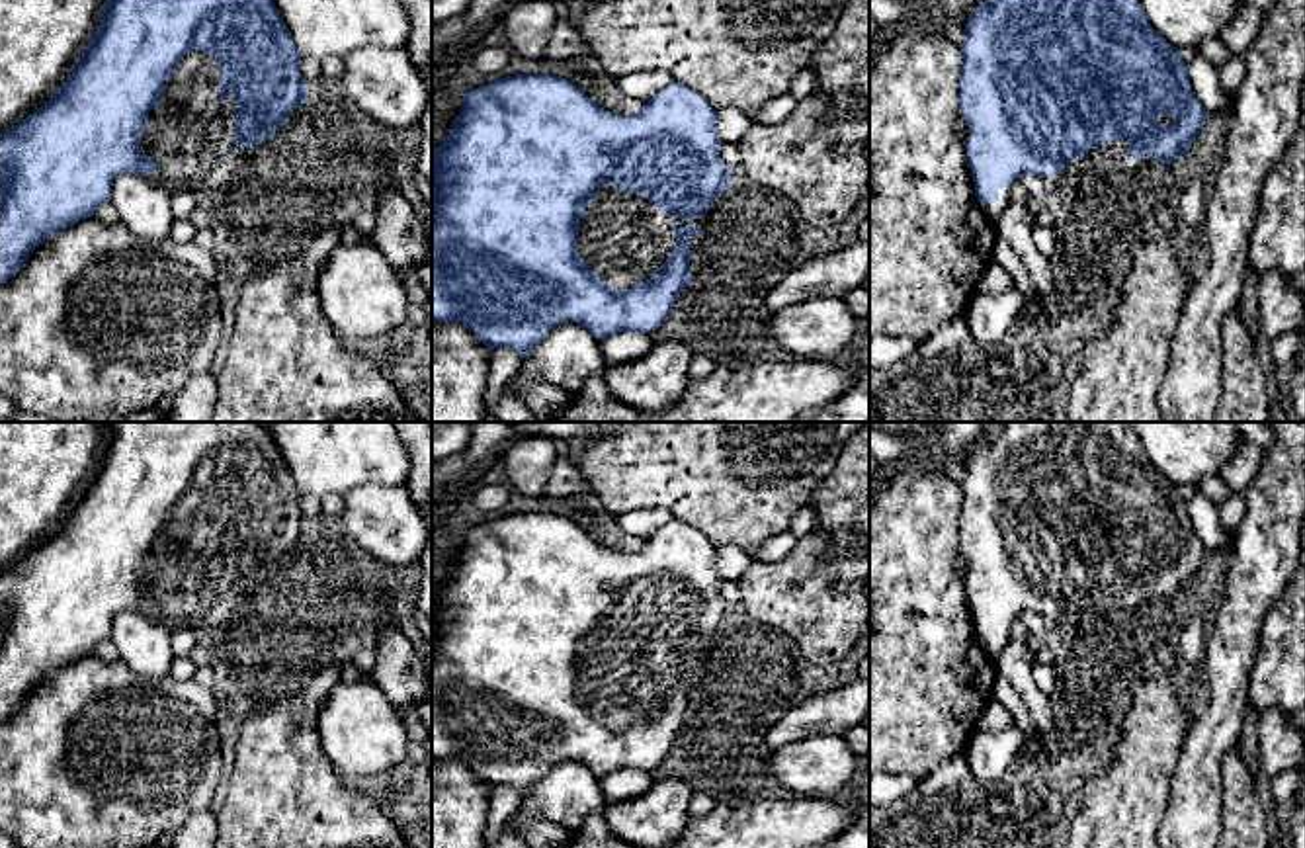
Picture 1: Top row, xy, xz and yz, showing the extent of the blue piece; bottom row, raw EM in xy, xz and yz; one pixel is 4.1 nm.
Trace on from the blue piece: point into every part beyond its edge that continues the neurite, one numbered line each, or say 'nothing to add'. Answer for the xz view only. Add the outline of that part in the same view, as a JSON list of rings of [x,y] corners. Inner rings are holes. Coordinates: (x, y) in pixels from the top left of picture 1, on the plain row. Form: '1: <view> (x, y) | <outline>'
nothing to add

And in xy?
nothing to add

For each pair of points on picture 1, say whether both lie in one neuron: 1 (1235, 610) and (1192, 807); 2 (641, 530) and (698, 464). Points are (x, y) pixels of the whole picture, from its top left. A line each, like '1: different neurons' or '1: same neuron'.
1: same neuron
2: different neurons

